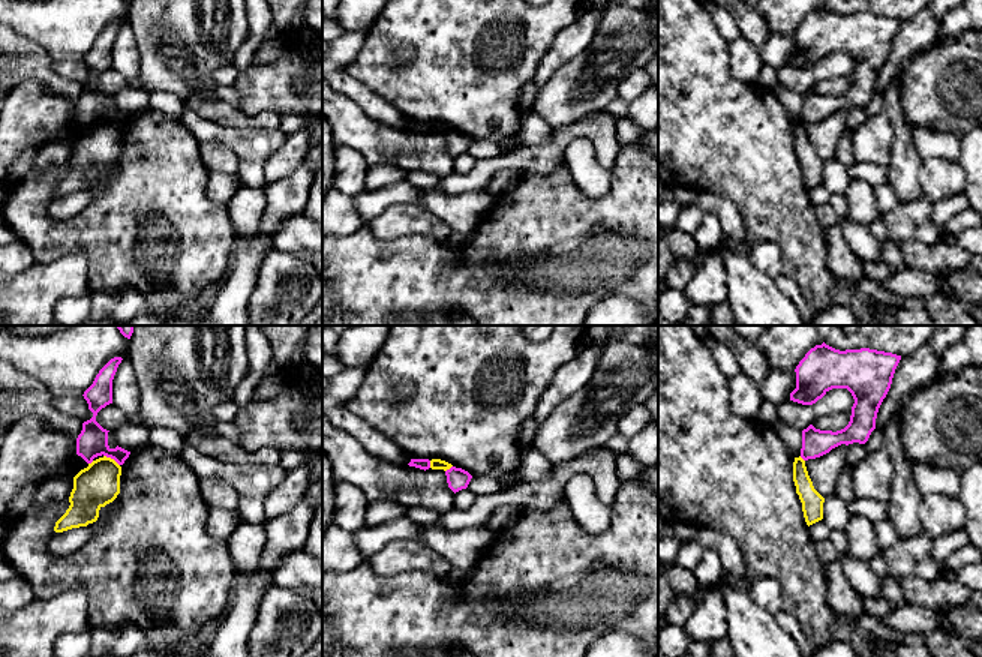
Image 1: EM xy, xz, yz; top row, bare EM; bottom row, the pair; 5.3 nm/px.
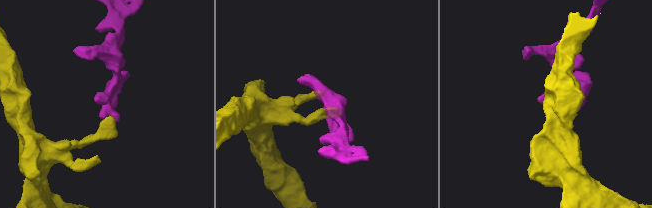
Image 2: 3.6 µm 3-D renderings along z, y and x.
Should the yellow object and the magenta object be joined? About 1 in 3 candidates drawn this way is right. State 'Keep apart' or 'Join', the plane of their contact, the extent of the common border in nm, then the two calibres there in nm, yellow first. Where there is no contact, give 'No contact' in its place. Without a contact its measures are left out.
Keep apart. Touches yellow in xy. Shared border 110 nm. Thickness 220 nm (yellow) against 160 nm

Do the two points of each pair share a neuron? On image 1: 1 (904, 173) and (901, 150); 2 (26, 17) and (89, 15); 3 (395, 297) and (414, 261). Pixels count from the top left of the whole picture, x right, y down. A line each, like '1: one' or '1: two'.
1: one
2: one
3: one

